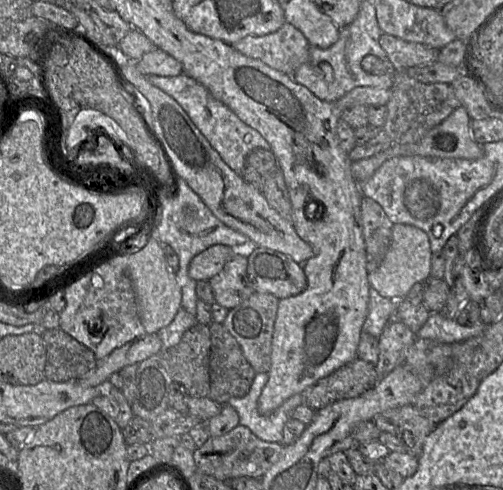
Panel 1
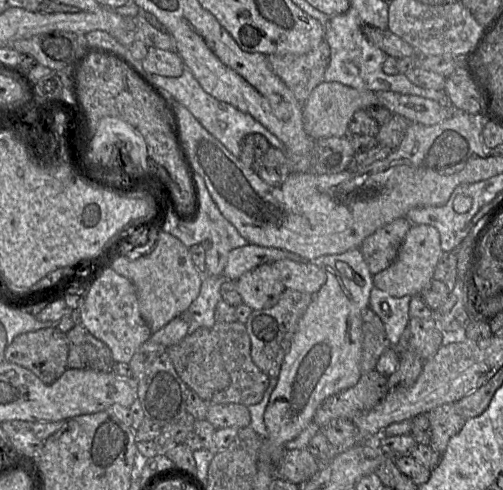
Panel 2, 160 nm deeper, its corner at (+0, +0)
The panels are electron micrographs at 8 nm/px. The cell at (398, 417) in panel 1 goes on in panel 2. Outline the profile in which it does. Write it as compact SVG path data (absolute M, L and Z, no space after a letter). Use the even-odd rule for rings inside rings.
M453 402L440 405L426 415L431 429L429 446L443 454L449 440L461 431L467 419L457 411Z

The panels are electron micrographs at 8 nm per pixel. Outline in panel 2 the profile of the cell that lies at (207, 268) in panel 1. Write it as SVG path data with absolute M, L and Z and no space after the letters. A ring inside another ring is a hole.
M248 243L230 251L223 275L230 280L237 280L244 273L257 266L274 263L282 259L297 262L307 261L301 256L284 249L262 247Z

